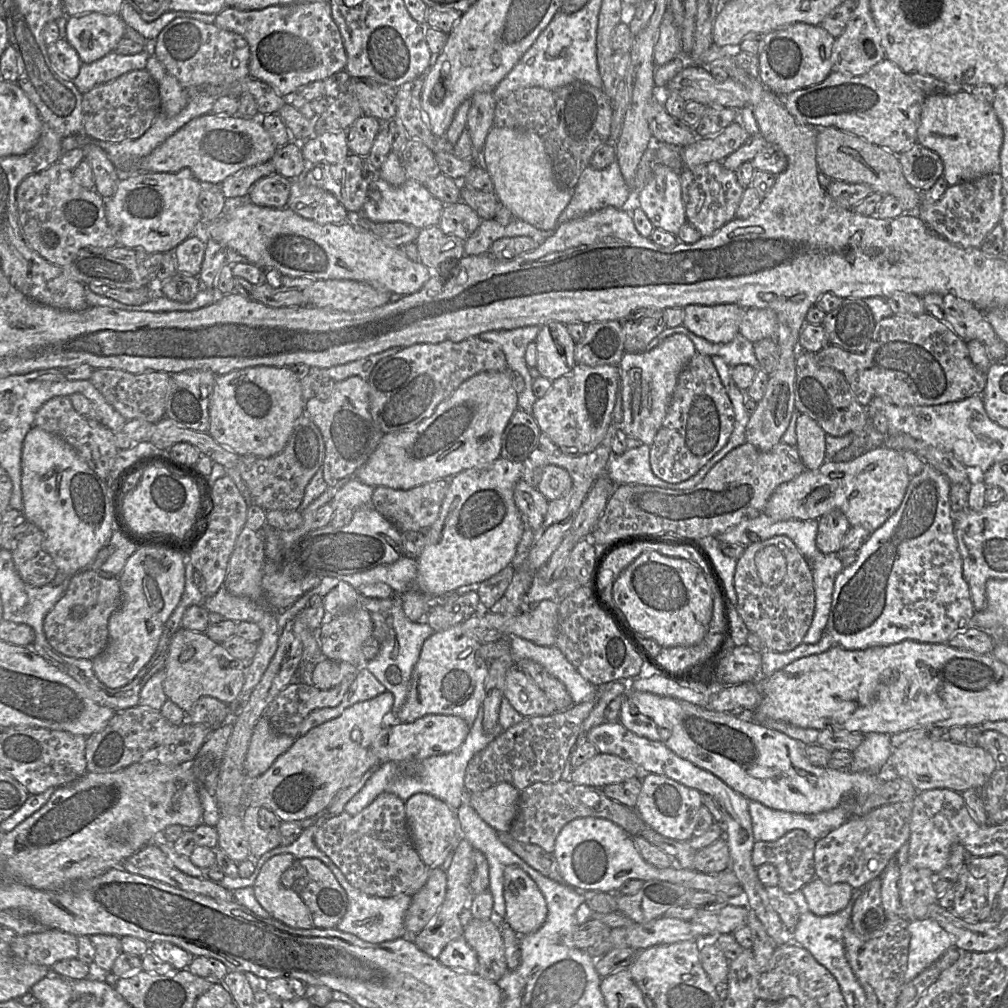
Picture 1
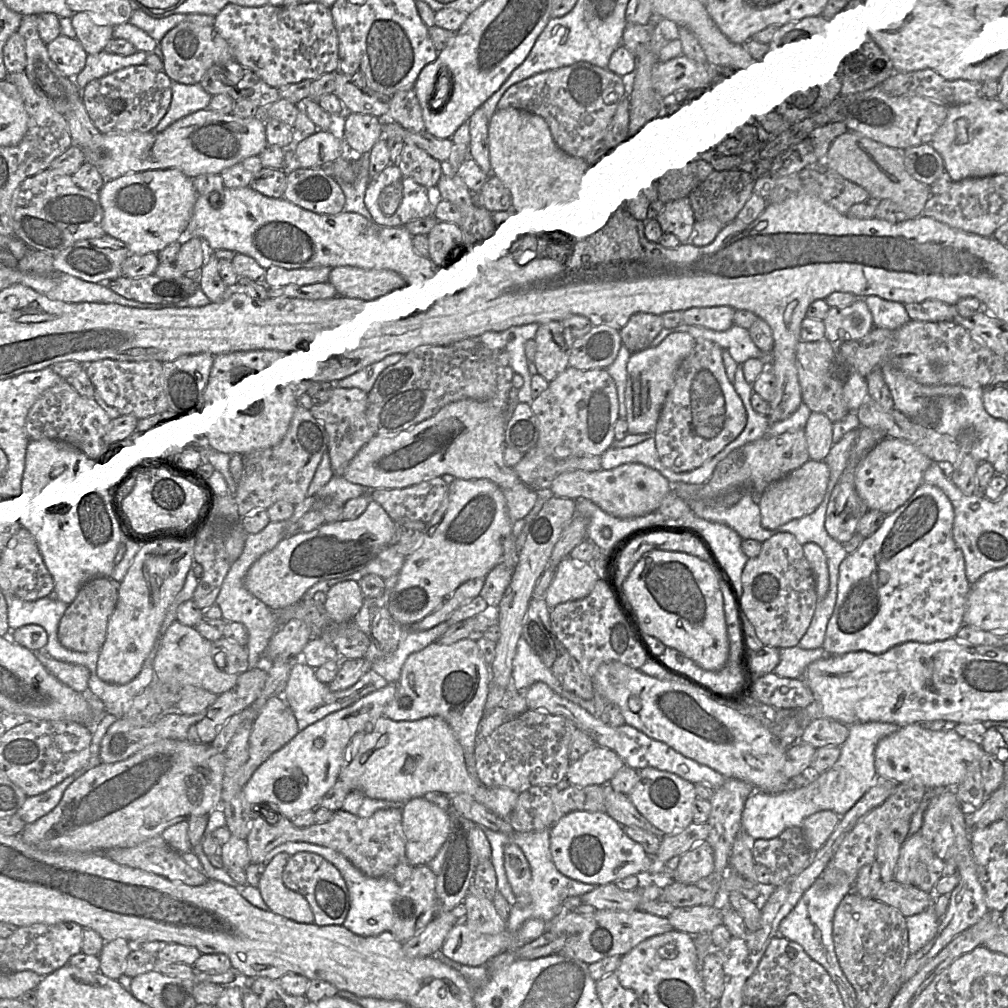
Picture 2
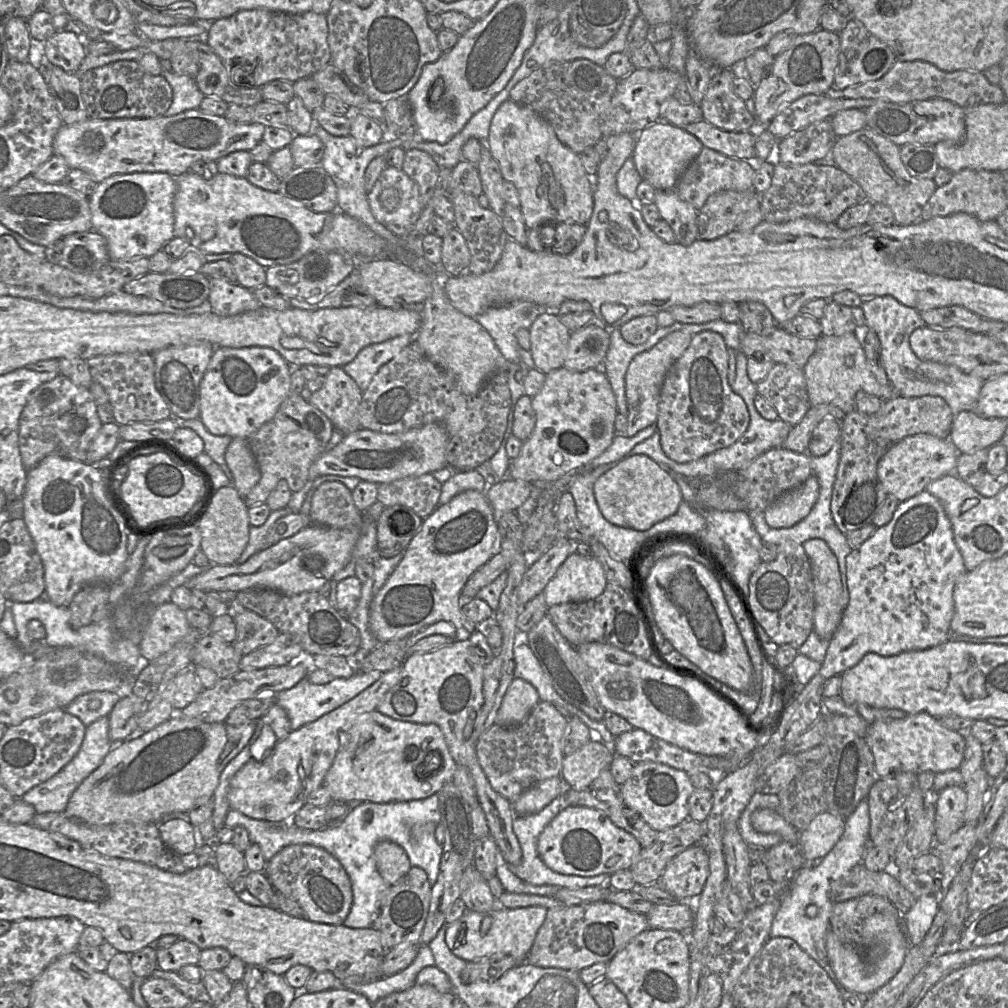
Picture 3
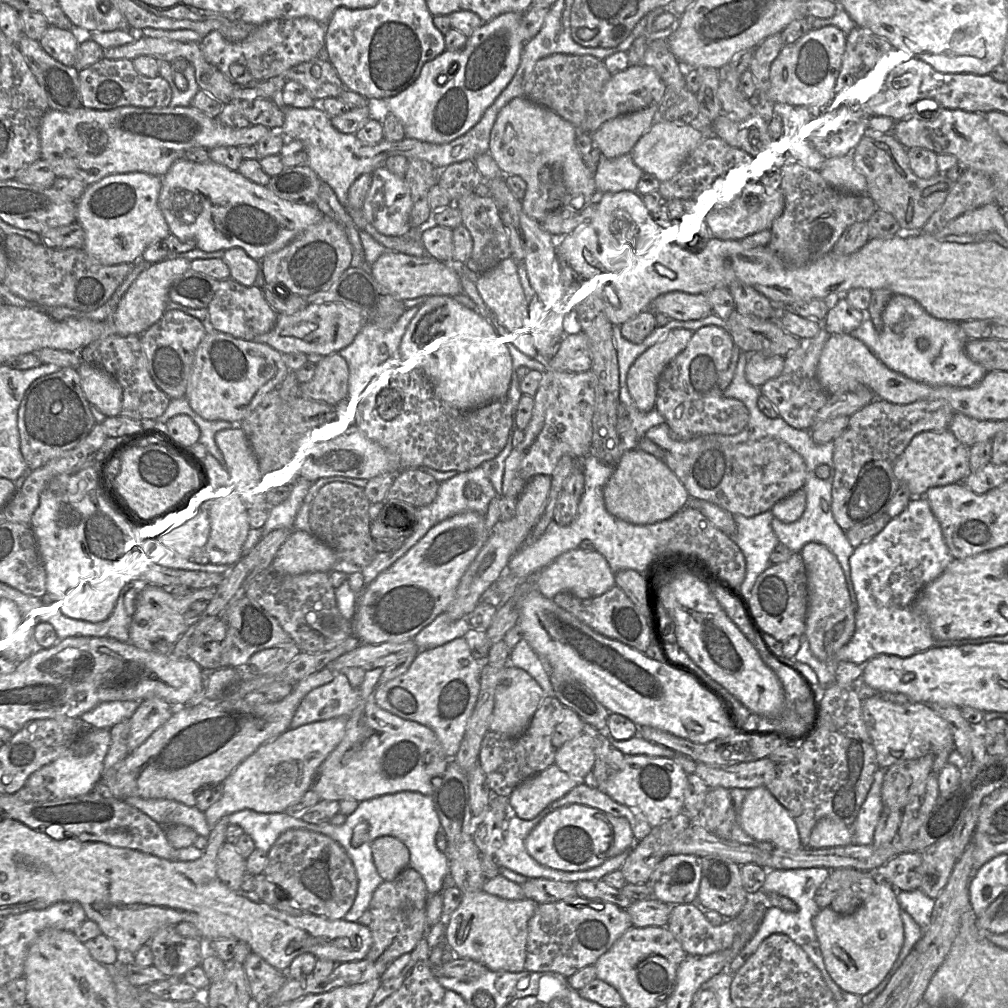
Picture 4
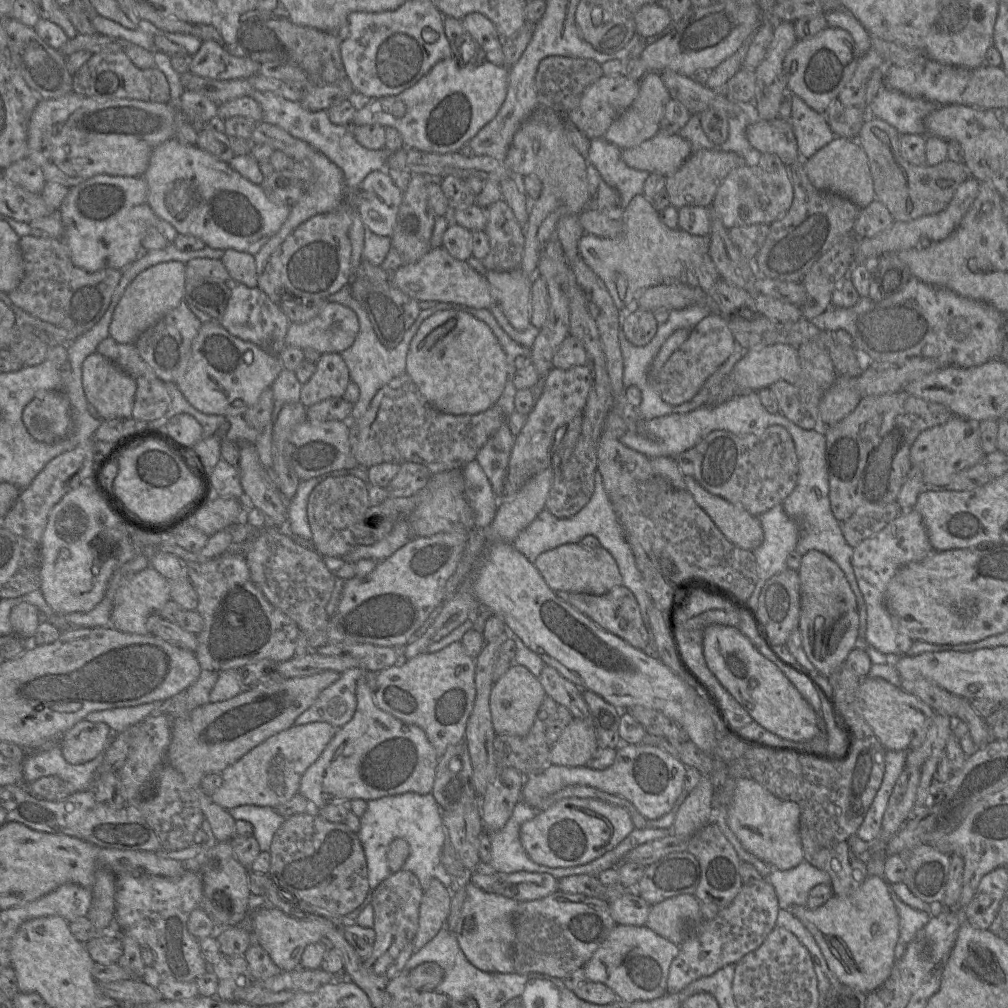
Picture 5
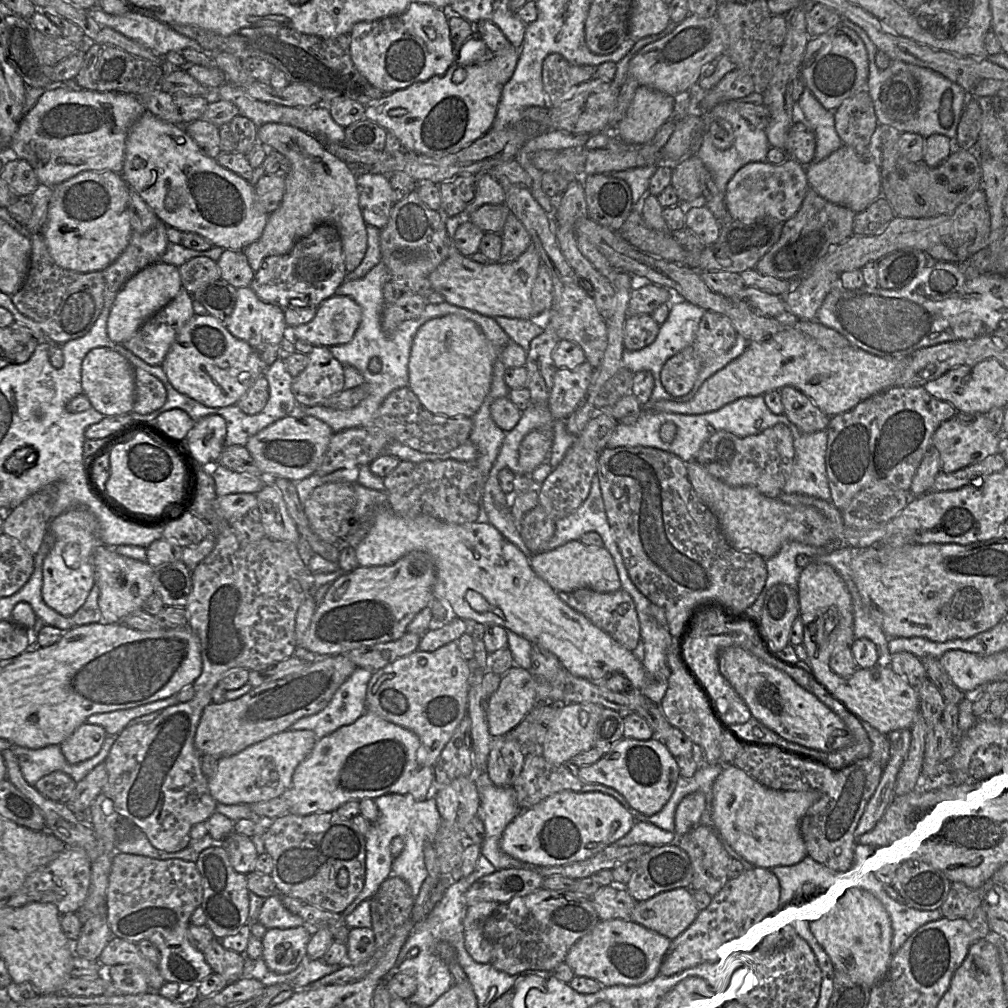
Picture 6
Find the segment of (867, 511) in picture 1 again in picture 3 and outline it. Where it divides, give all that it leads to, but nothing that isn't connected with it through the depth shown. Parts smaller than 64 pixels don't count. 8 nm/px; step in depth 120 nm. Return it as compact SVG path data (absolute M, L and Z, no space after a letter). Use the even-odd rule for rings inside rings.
M930 434L909 436L893 445L880 459L877 476L888 495L904 502L920 492L935 479L955 473L959 453L949 439L941 439ZM811 474L799 487L778 497L764 511L767 525L773 529L790 528L806 518L819 497L818 478Z

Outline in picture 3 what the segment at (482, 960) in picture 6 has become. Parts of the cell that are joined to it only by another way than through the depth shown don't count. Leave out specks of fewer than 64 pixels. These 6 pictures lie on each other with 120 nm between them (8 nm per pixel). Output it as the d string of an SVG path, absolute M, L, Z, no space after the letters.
M498 905L498 908L485 914L466 908L458 920L447 924L445 942L452 954L466 962L486 958L493 954L507 954L524 962L546 914L547 909L541 906L512 909Z

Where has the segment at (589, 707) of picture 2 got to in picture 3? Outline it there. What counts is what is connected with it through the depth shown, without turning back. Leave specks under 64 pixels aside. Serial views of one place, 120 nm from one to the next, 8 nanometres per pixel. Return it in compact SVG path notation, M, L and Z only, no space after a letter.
M521 639L521 643L513 650L514 677L532 684L538 692L540 701L554 705L567 718L577 716L577 709L564 701L554 690L549 678L525 640Z

